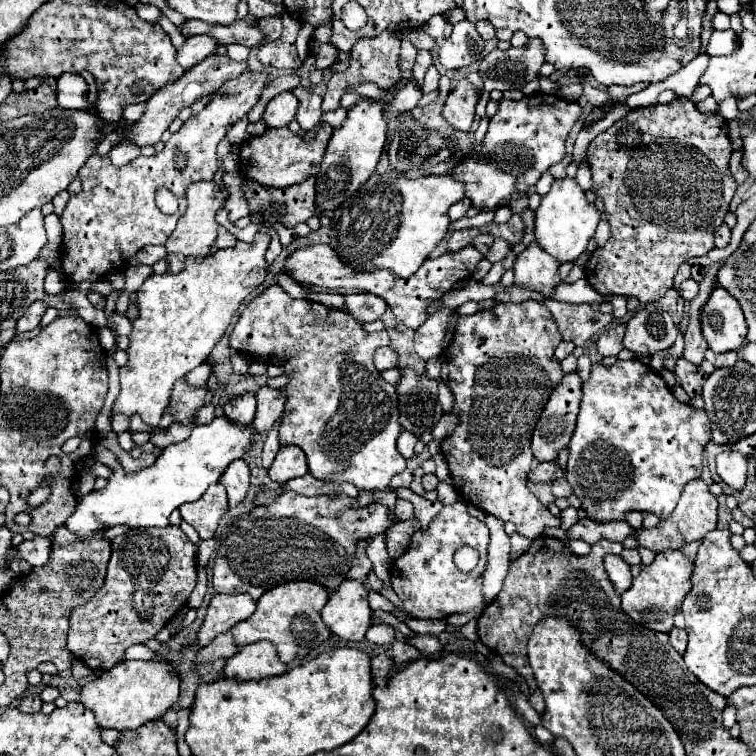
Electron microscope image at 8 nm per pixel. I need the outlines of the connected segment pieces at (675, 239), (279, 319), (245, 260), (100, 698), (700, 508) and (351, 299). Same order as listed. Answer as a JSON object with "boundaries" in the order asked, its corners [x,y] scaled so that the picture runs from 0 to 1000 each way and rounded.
{"boundaries":[[[[910,130],[841,143],[780,188],[778,217],[783,222],[786,257],[799,265],[810,304],[802,325],[783,333],[775,347],[775,368],[788,386],[868,399],[889,381],[892,362],[902,347],[931,339],[944,328],[944,304],[958,294],[976,246],[963,222],[966,204],[963,161],[952,151],[923,148]]],[[[368,376],[354,378],[325,405],[304,442],[304,458],[310,463],[325,466],[341,476],[368,476],[381,471],[376,492],[384,495],[384,508],[376,511],[381,534],[370,563],[372,589],[399,593],[413,630],[466,638],[476,648],[511,648],[519,630],[537,619],[537,608],[524,593],[524,579],[532,571],[526,558],[526,521],[524,513],[503,497],[492,479],[495,463],[513,458],[513,452],[516,447],[511,437],[487,442],[463,415],[413,397],[389,397]]],[[[339,307],[336,317],[328,323],[315,317],[310,328],[288,331],[272,339],[267,347],[249,341],[241,360],[220,360],[212,365],[201,362],[185,378],[185,418],[172,442],[172,479],[159,487],[161,516],[151,532],[151,545],[161,545],[169,553],[183,545],[190,561],[209,566],[230,505],[272,479],[280,460],[296,444],[320,397],[352,370],[357,357],[357,349],[349,341],[354,323],[357,312]]],[[[169,873],[148,886],[138,889],[135,897],[116,902],[108,910],[108,931],[122,937],[132,963],[151,966],[177,966],[198,952],[212,950],[222,937],[235,929],[238,892],[228,881],[228,873]]],[[[915,635],[902,648],[899,664],[892,672],[892,677],[884,685],[873,688],[873,693],[868,698],[844,704],[844,717],[847,717],[847,722],[854,722],[870,733],[870,730],[878,730],[884,725],[902,725],[902,720],[929,714],[939,701],[947,698],[947,672],[950,672],[950,664],[939,653],[937,640],[931,635]]],[[[463,389],[458,392],[458,407],[474,426],[492,426],[511,413],[513,402],[497,389]]]]}

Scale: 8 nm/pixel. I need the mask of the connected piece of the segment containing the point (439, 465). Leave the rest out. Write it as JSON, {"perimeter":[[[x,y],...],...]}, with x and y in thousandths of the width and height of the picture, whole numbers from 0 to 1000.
{"perimeter":[[[577,601],[577,603],[571,603],[571,608],[577,611],[577,632],[579,632],[582,638],[598,640],[595,622],[593,622],[593,616],[590,616],[590,608],[587,608],[587,603],[585,603],[585,601]]]}

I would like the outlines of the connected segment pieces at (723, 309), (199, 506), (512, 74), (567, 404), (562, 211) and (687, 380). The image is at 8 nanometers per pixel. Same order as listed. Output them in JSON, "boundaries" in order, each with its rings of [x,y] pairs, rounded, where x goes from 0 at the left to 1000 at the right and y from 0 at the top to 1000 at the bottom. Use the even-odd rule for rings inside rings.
{"boundaries":[[[[944,381],[929,413],[929,442],[937,458],[952,468],[976,463],[987,450],[987,423],[976,397],[958,381]]],[[[280,640],[265,661],[254,667],[241,667],[235,675],[238,675],[238,683],[251,696],[257,696],[265,712],[283,712],[286,696],[302,675],[299,648],[294,640]]],[[[701,50],[696,61],[669,69],[653,63],[632,90],[640,106],[640,122],[690,119],[701,106],[712,103],[720,82],[720,58],[714,50]]],[[[754,492],[743,500],[741,511],[735,511],[735,516],[730,519],[730,526],[725,526],[725,537],[717,542],[714,556],[706,566],[704,598],[706,598],[709,608],[730,611],[738,606],[738,598],[751,590],[751,585],[757,579],[757,569],[762,563],[762,548],[767,540],[767,526],[770,526],[770,503],[762,492]]],[[[759,235],[733,238],[728,254],[722,259],[717,259],[717,267],[709,278],[709,291],[706,291],[709,320],[717,331],[730,336],[741,349],[754,347],[775,331],[780,315],[788,307],[791,291],[794,291],[794,283],[791,283],[788,272],[775,265],[772,251],[765,246],[765,241]]],[[[899,474],[897,481],[894,481],[894,497],[897,497],[897,508],[907,516],[907,521],[913,526],[926,521],[931,505],[937,500],[934,492],[926,484],[921,484],[921,481],[915,481],[915,479],[905,476],[905,474]]]]}

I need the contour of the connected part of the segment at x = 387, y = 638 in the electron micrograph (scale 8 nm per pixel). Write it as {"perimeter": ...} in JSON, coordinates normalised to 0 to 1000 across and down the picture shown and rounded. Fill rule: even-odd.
{"perimeter":[[[492,828],[484,836],[484,847],[489,847],[492,852],[519,852],[521,831],[519,828]]]}

